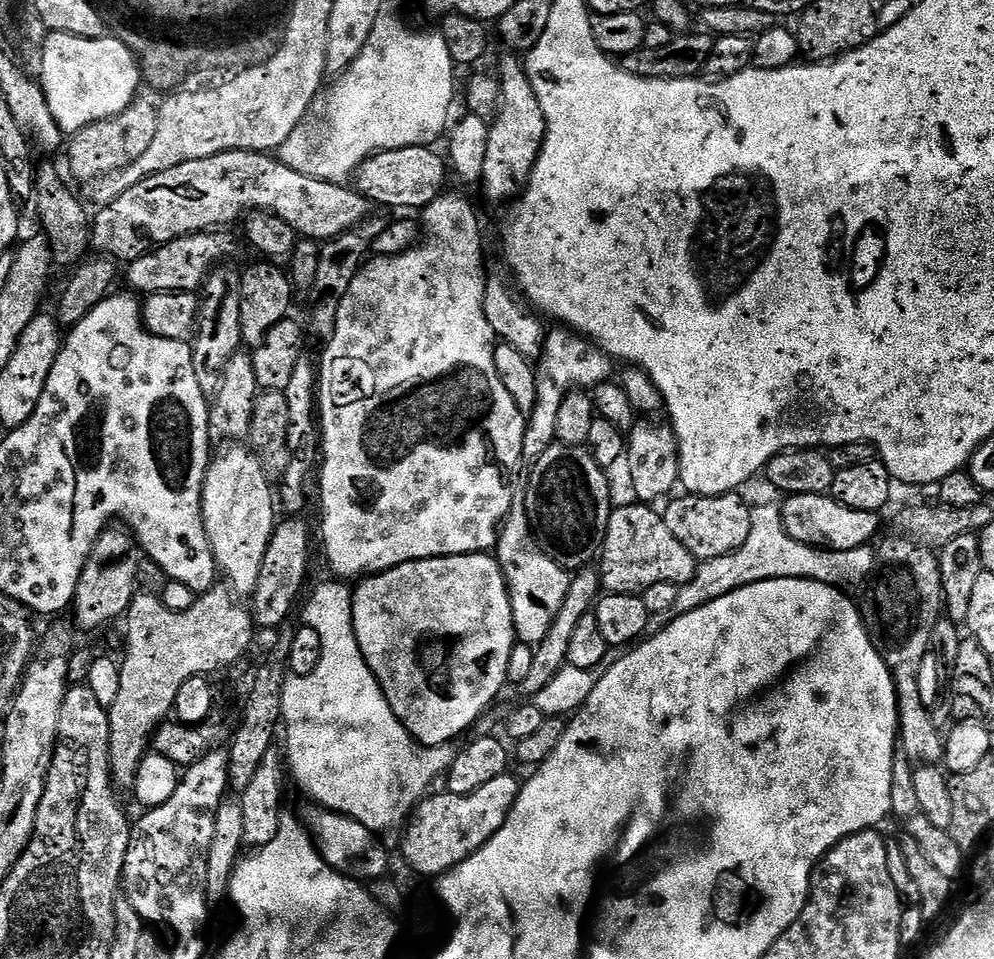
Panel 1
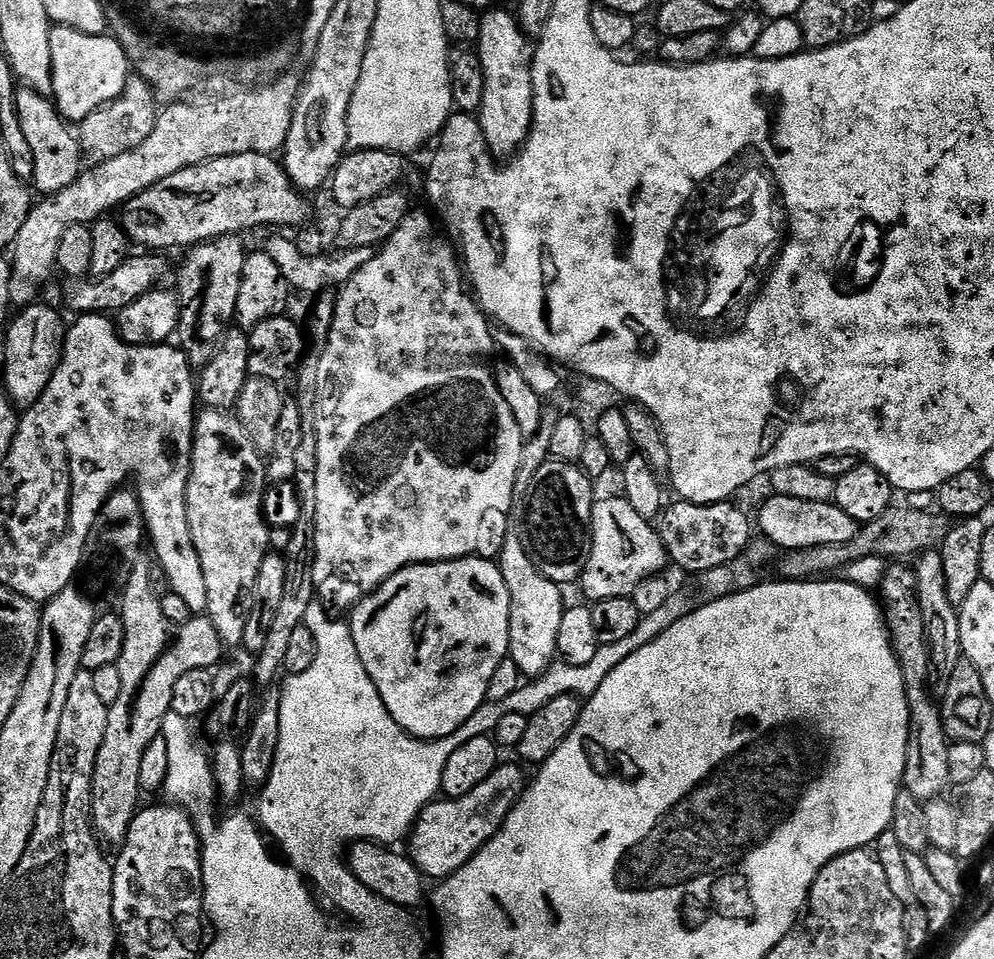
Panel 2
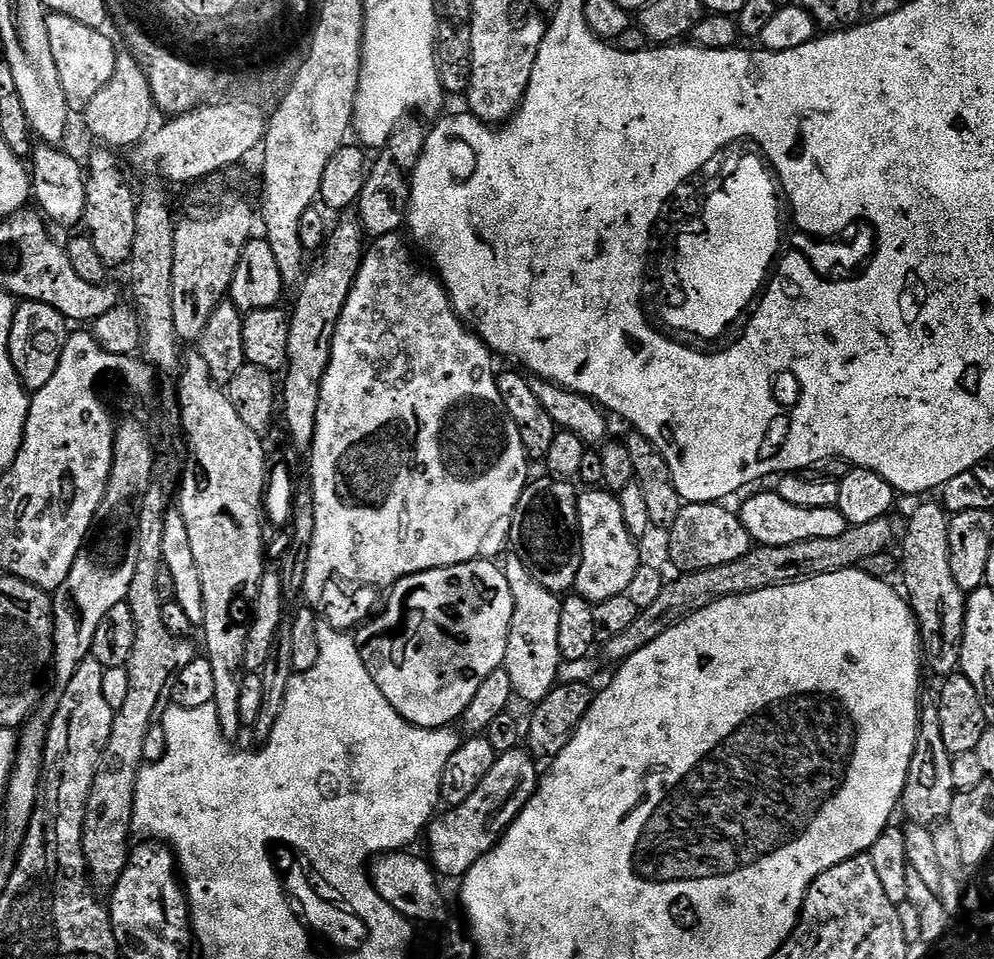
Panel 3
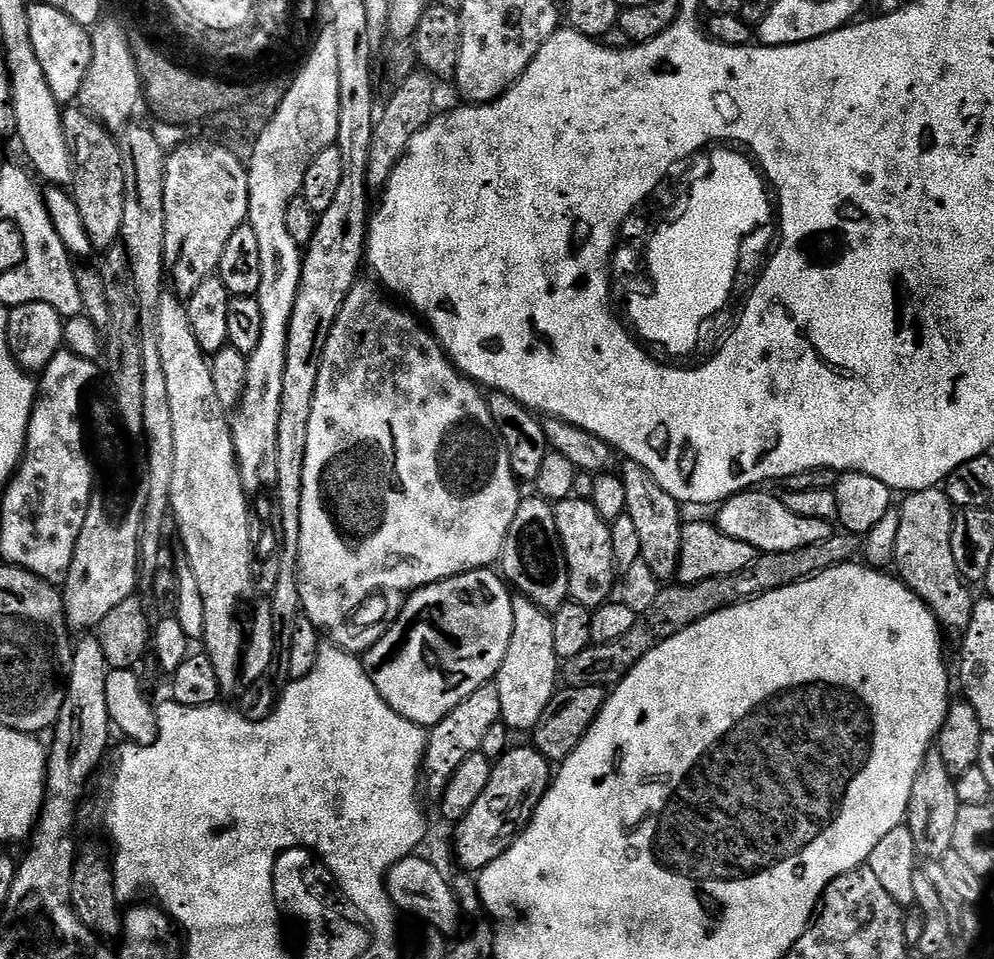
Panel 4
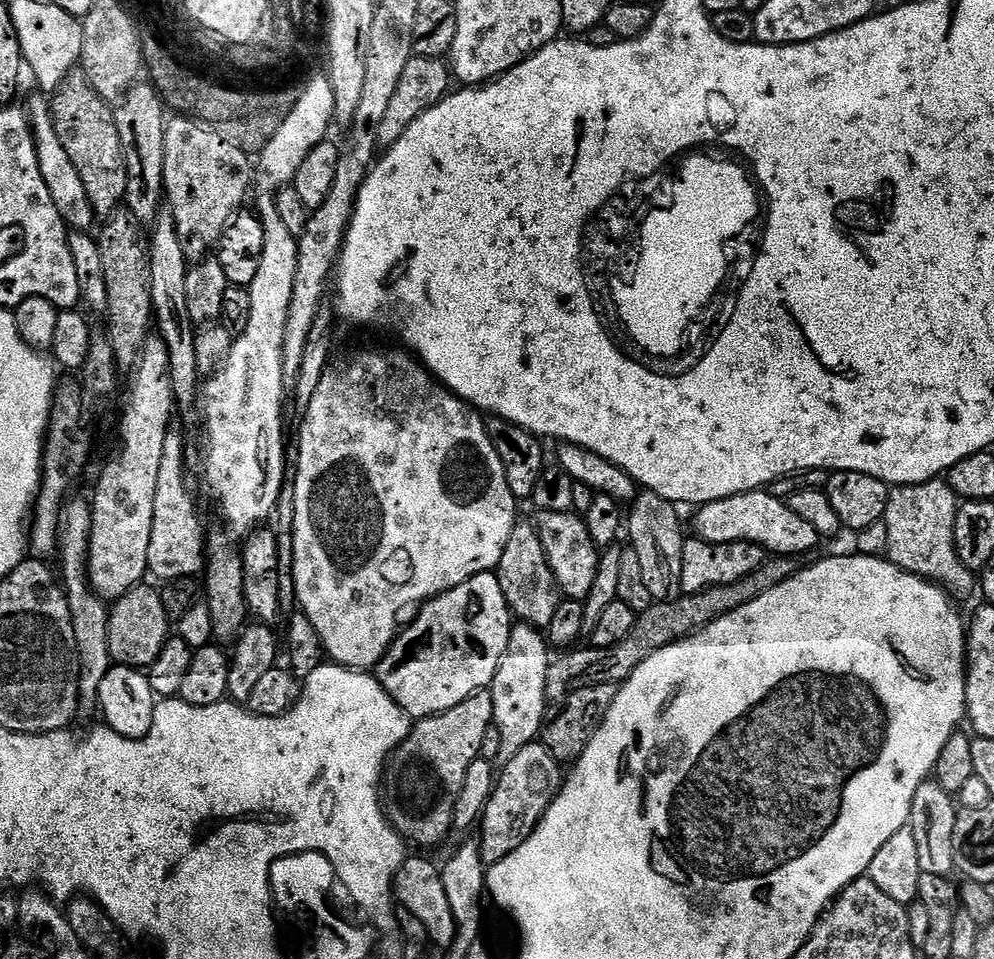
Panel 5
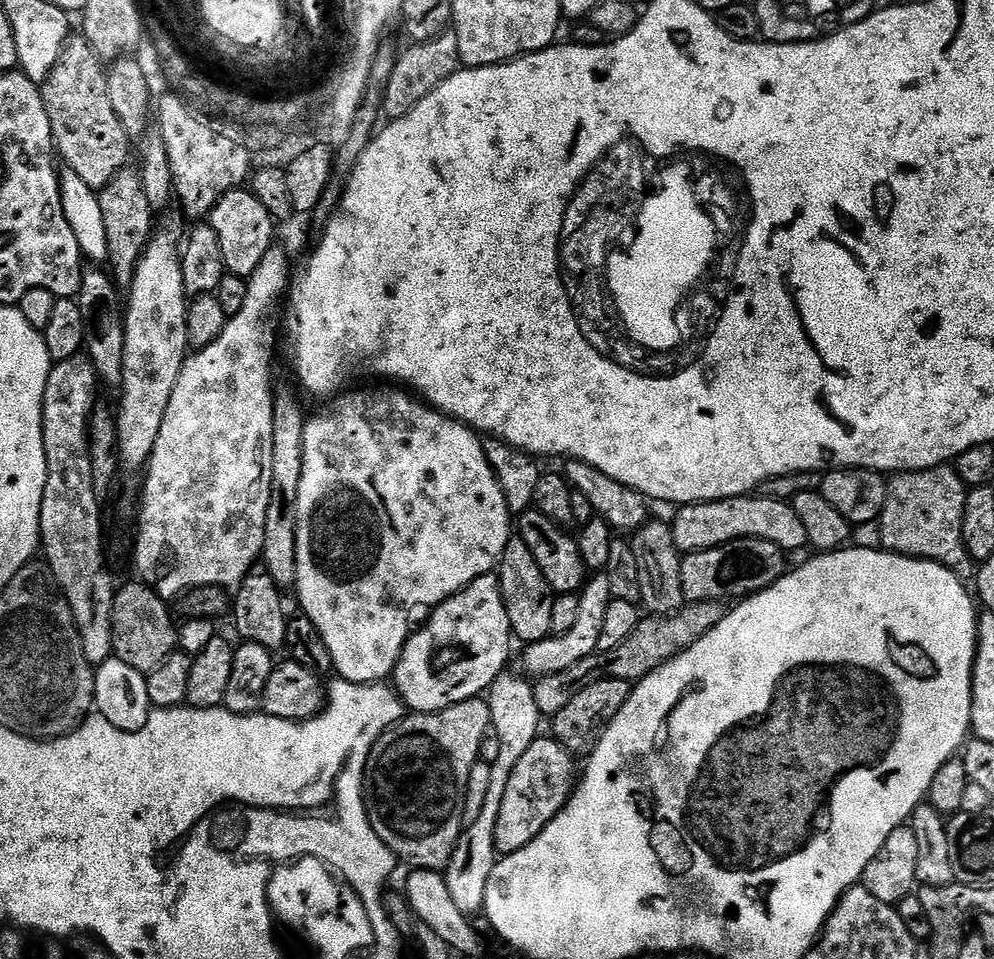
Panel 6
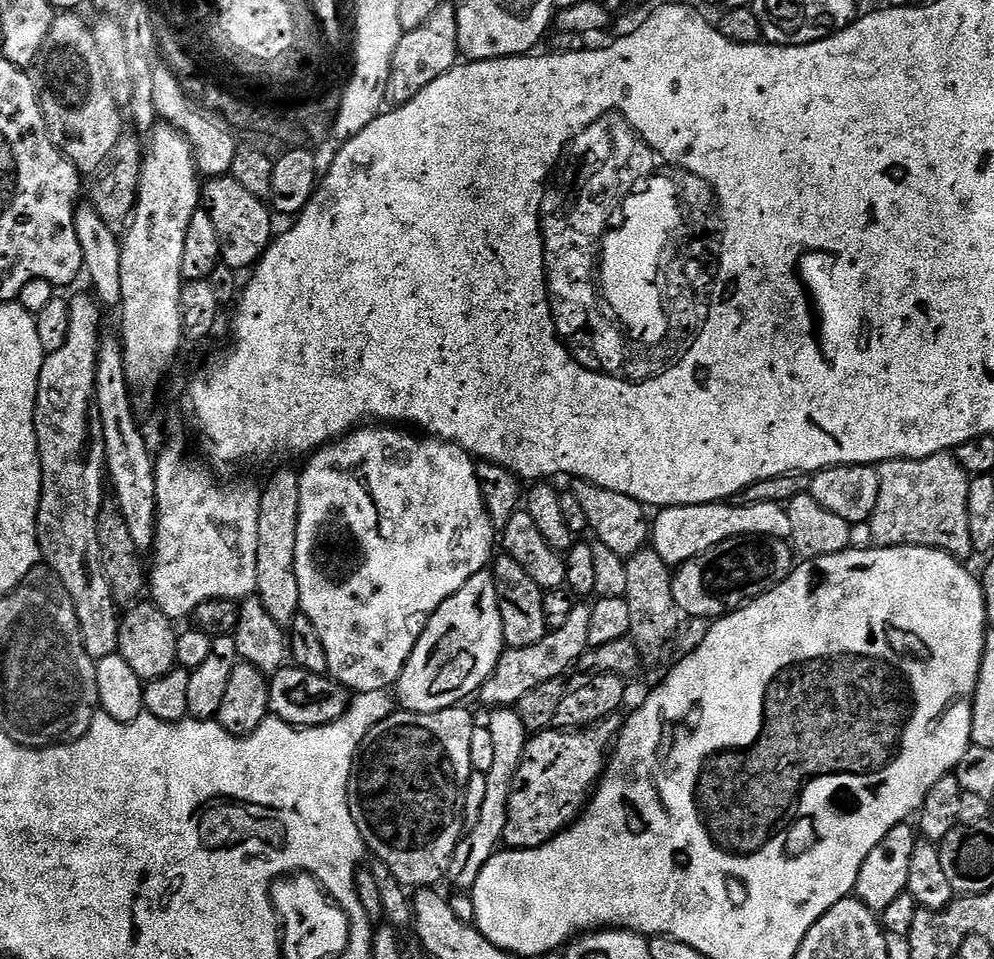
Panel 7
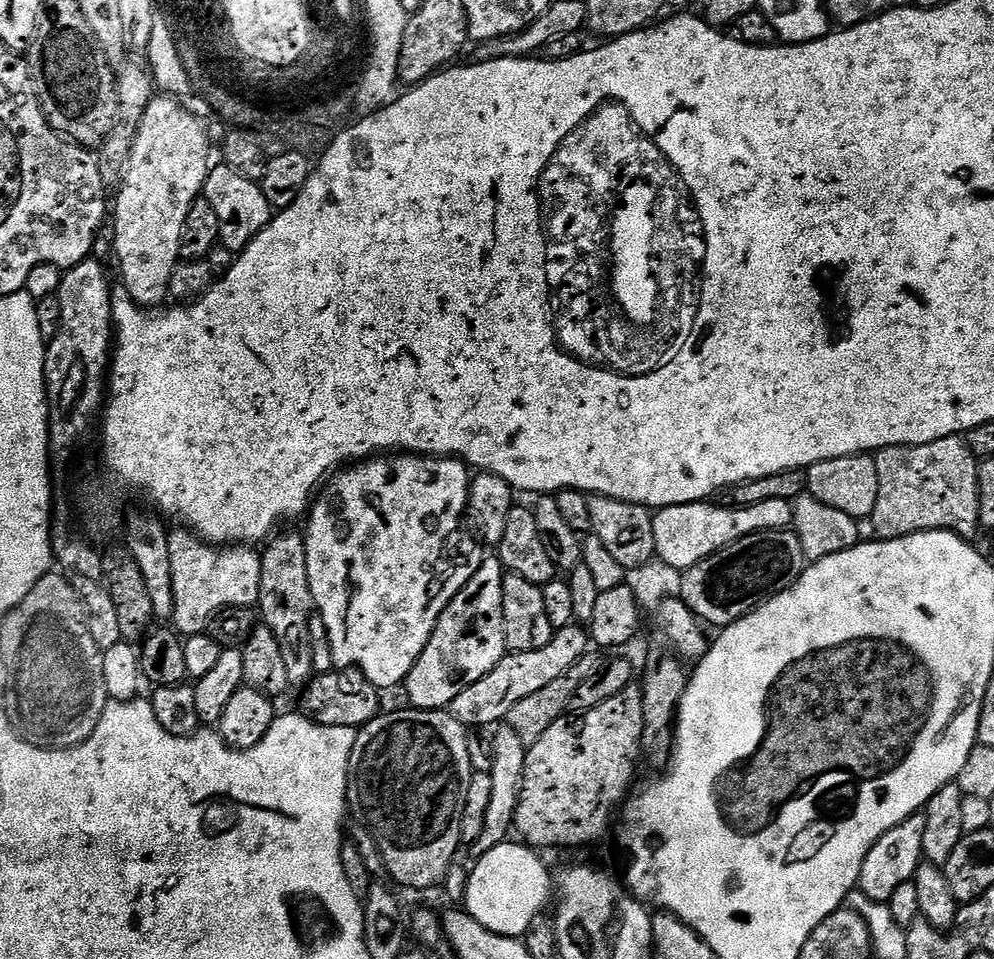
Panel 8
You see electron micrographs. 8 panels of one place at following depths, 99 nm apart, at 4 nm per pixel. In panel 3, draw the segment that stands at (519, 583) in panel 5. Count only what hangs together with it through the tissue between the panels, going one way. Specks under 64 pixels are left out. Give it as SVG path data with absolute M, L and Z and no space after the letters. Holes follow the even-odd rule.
M555 478L533 479L525 488L515 512L510 517L512 524L512 548L521 556L523 563L531 568L537 582L546 590L568 594L576 587L578 568L582 566L582 542L578 522L578 488L575 483Z

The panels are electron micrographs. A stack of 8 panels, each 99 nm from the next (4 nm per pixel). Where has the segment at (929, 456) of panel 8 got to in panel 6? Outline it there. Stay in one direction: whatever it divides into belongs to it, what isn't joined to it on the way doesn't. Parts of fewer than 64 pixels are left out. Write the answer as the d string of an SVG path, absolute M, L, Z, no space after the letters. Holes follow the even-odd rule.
M955 467L927 468L921 472L902 472L888 480L888 493L884 509L878 521L880 540L885 549L898 556L909 556L915 560L932 560L950 569L959 580L971 581L978 571L977 561L964 545L964 511L969 489L962 482Z

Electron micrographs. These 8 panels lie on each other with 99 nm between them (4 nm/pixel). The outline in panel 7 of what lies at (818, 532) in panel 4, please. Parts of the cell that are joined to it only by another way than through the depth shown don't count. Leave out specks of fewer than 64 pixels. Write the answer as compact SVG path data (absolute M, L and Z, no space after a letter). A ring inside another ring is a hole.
M679 504L659 509L655 515L650 524L650 544L670 566L682 565L736 536L773 536L779 540L791 537L790 514L783 504Z

